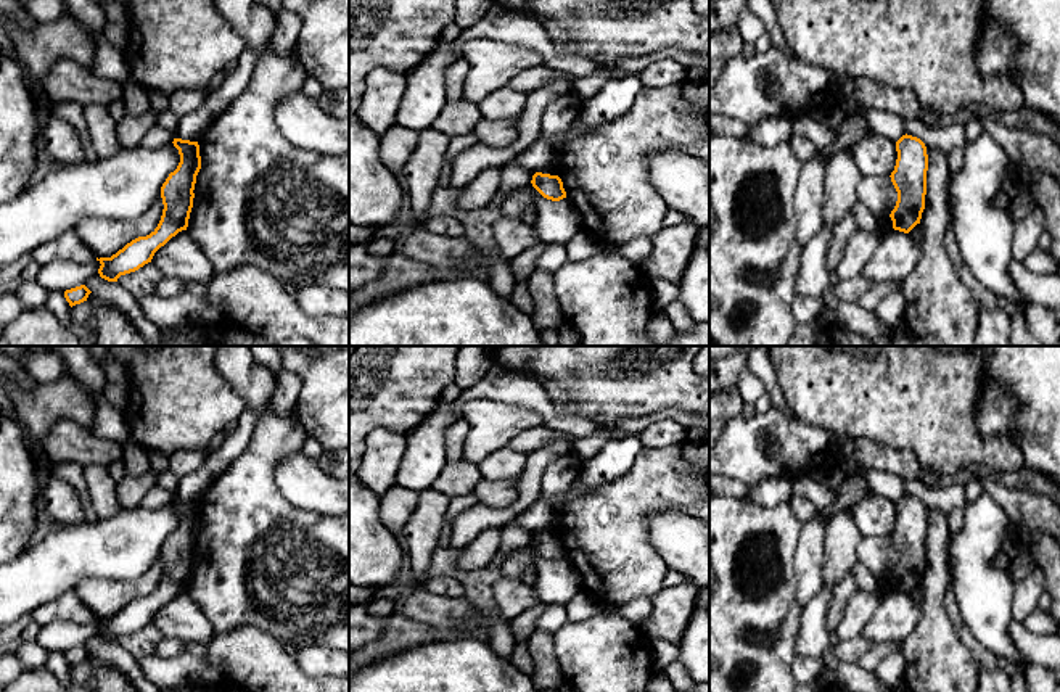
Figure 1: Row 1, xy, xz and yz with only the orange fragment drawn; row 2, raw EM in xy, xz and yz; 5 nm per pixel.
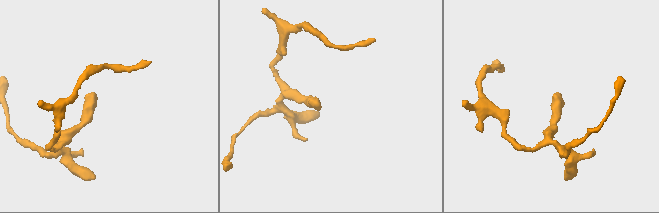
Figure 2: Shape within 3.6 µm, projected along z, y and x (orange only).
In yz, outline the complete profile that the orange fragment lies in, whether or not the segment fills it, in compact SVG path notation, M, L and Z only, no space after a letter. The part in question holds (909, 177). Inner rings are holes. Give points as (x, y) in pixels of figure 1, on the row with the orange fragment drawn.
M907 134L896 142L896 151L898 159L889 177L898 201L889 217L894 230L909 233L920 224L925 209L928 154L925 143Z

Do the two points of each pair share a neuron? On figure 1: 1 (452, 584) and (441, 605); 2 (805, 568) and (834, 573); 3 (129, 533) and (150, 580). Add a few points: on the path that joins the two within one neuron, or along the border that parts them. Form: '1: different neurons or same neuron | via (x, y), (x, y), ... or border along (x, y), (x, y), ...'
1: different neurons | border along (422, 588), (436, 594), (464, 597)
2: different neurons | border along (824, 533), (822, 583)
3: different neurons | border along (160, 552), (140, 575), (110, 580)

